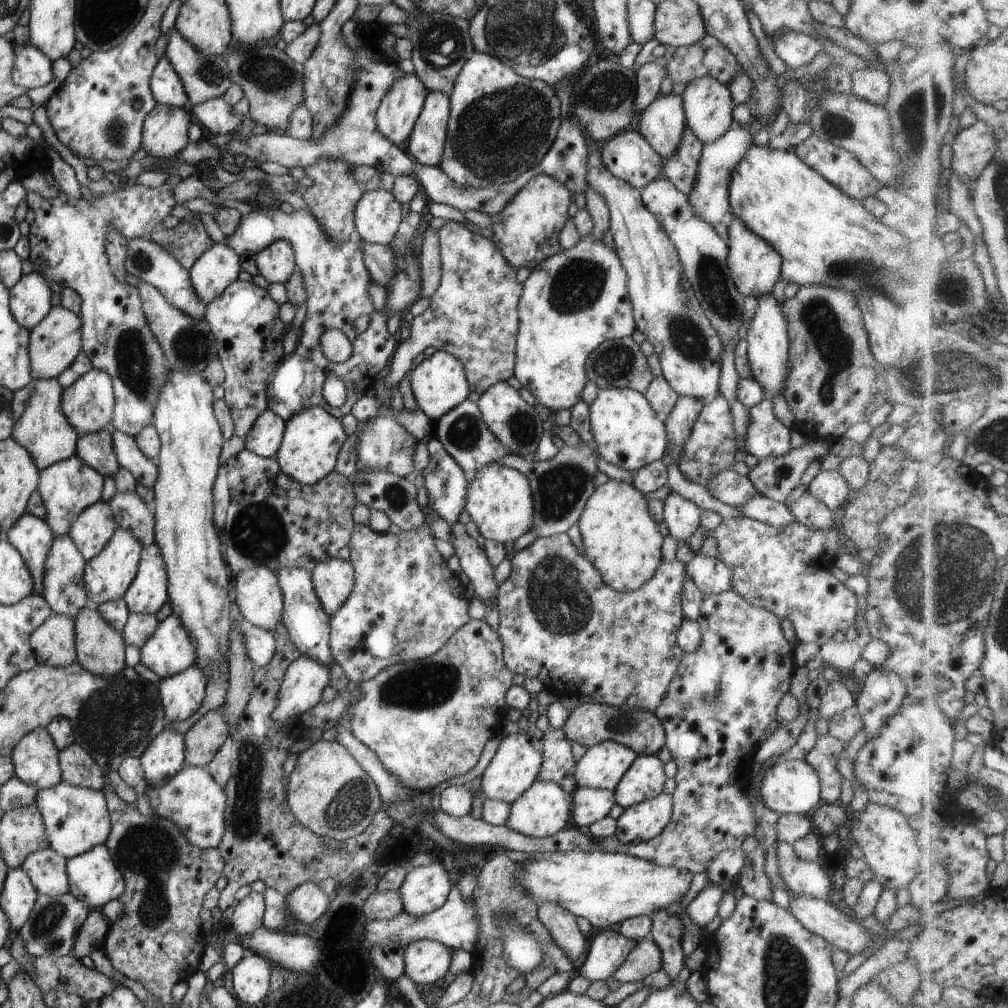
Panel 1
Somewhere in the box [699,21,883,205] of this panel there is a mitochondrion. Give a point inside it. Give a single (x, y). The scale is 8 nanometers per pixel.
(831, 123)

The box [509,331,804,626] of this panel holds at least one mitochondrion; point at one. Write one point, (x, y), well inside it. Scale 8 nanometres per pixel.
(558, 490)

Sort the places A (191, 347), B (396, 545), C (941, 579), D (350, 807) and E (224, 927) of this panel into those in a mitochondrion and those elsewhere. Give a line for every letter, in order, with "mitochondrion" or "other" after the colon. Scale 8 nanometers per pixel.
A: mitochondrion
B: other
C: mitochondrion
D: mitochondrion
E: other

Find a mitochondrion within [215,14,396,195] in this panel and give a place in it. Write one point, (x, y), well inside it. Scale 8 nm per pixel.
(271, 76)

